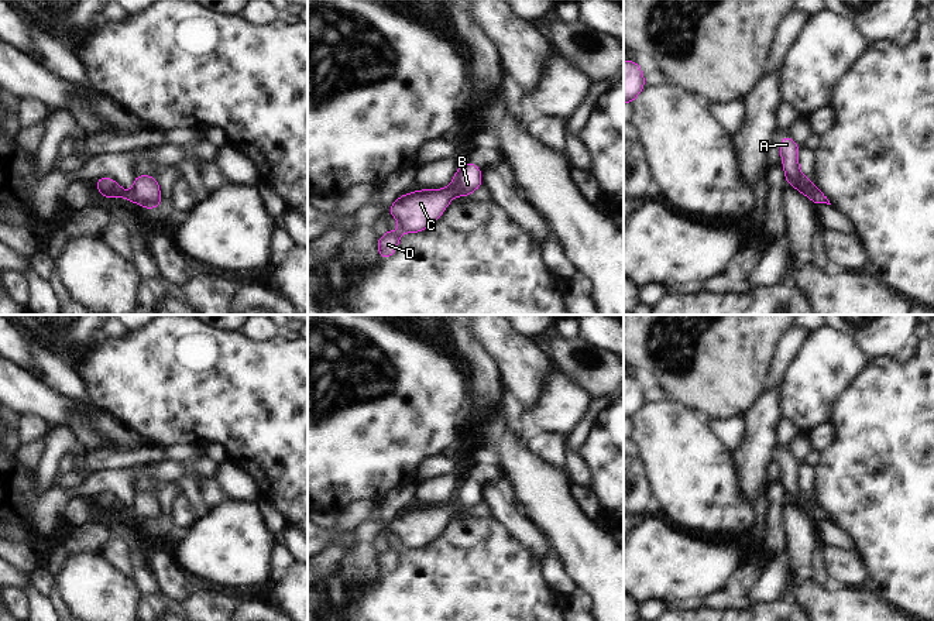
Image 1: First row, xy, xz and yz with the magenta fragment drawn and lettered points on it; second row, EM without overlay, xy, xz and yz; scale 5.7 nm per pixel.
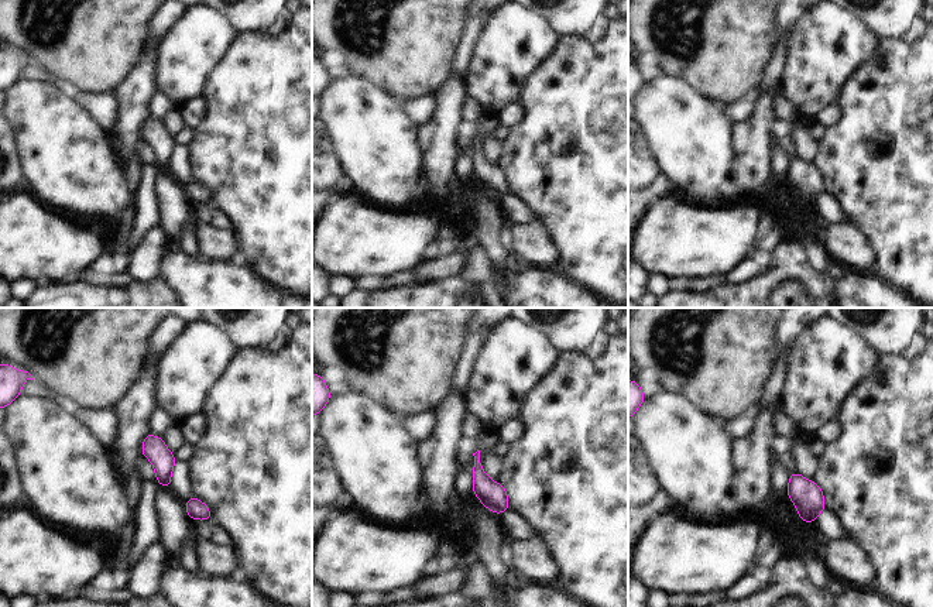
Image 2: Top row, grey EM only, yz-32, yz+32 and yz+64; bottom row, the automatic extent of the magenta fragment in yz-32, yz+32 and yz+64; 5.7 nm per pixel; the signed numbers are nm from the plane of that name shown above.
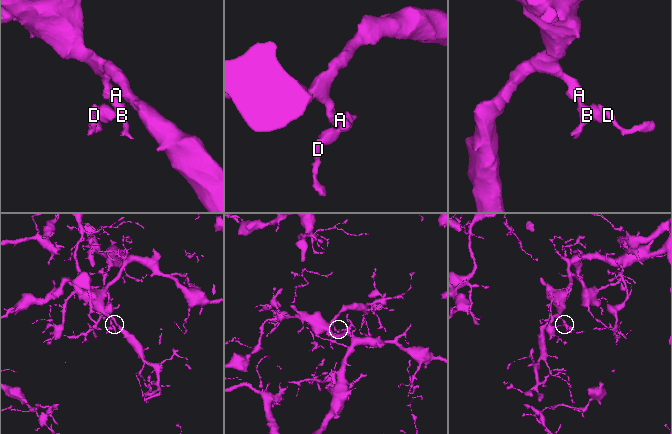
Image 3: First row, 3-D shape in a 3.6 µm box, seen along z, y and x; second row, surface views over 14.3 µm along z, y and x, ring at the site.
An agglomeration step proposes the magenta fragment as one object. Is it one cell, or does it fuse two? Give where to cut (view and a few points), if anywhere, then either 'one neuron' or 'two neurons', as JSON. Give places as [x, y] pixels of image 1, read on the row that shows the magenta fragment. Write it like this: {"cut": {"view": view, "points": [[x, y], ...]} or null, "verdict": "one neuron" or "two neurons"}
{"cut": null, "verdict": "one neuron"}

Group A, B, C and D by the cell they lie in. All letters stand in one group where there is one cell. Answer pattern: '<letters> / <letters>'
A B C D

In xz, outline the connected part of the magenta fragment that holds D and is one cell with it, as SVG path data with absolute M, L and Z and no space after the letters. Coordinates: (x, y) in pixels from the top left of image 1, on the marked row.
M464 162L456 171L449 188L404 193L388 209L388 213L399 222L399 231L388 229L382 237L377 239L378 260L385 260L396 251L399 237L404 233L418 233L437 222L456 195L470 196L481 185L481 168L471 162Z

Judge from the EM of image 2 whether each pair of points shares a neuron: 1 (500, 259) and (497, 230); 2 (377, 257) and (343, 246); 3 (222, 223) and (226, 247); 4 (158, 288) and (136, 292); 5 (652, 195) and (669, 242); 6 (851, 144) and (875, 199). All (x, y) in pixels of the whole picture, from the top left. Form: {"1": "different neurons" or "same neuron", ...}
{"1": "same neuron", "2": "same neuron", "3": "different neurons", "4": "same neuron", "5": "different neurons", "6": "same neuron"}

